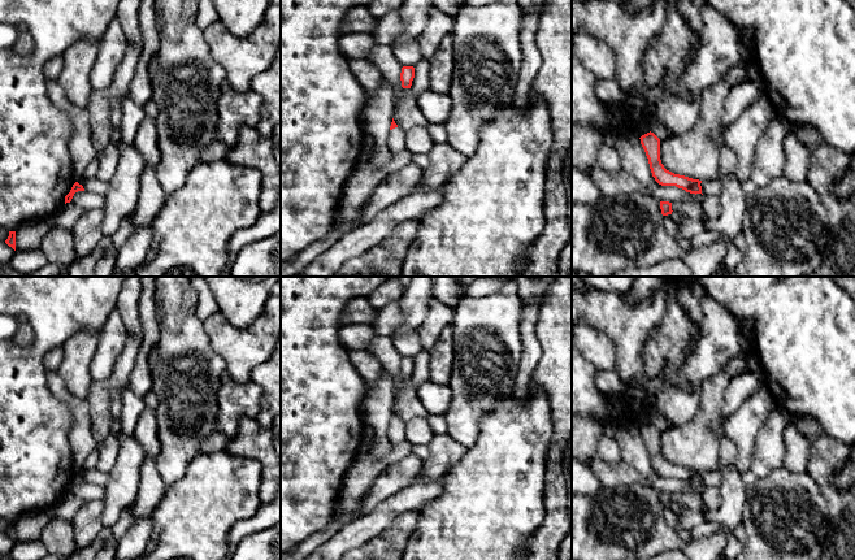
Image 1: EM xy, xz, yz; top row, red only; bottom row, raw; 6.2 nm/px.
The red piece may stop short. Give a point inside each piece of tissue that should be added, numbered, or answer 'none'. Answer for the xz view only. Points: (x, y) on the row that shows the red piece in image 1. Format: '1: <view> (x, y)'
1: xz (396, 138)

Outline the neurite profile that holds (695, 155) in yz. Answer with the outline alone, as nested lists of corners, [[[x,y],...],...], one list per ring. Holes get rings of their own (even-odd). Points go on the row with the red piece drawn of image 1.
[[[735,66],[724,79],[704,88],[694,129],[682,136],[660,140],[660,160],[667,170],[699,181],[717,177],[726,130],[722,123],[724,103],[729,91],[746,79],[743,68]]]

